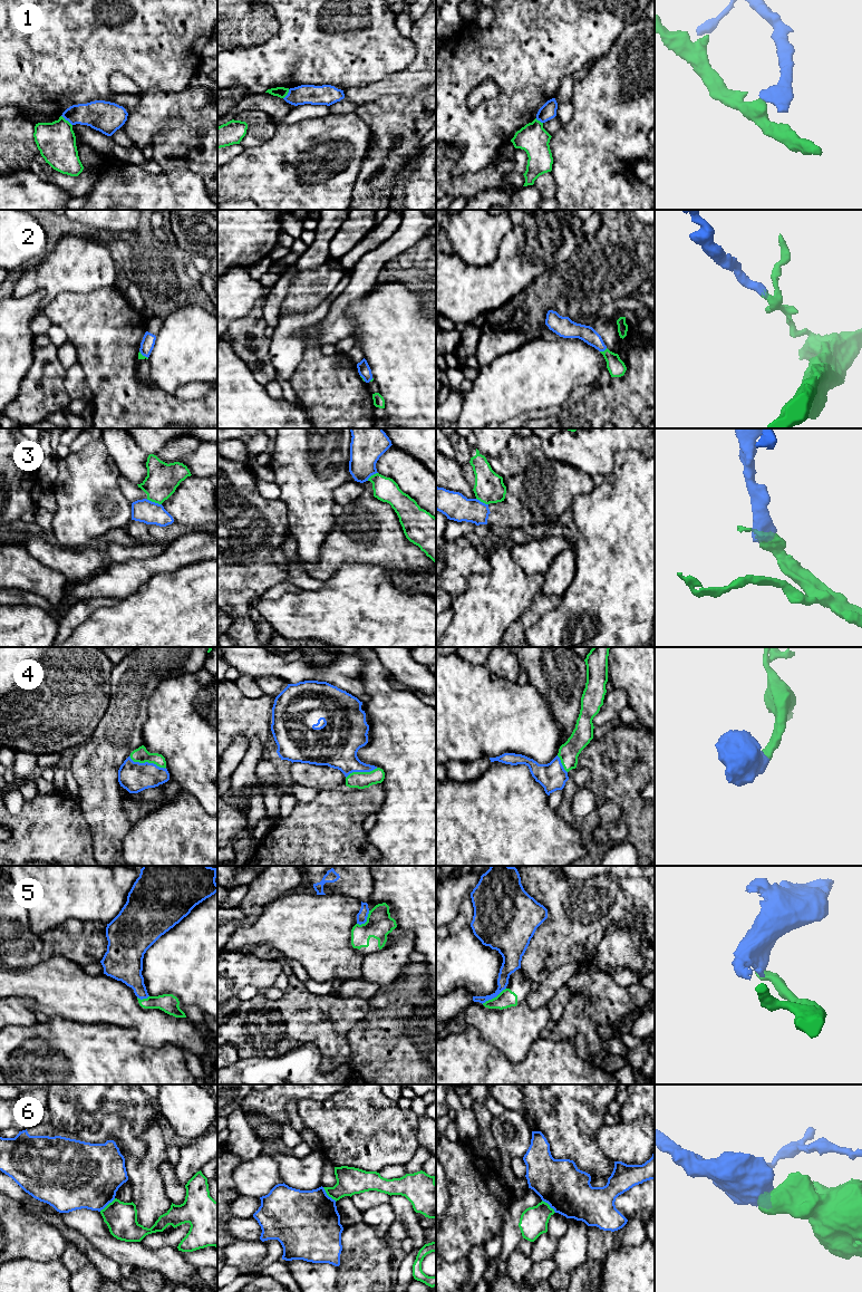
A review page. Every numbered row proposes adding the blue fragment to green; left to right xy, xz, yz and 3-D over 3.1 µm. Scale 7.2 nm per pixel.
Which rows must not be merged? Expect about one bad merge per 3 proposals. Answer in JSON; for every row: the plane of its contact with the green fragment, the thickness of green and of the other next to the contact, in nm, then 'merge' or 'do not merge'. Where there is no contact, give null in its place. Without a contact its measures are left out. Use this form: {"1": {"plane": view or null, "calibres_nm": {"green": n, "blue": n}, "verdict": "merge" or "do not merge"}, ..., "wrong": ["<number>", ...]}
{"1": {"plane": "xy", "calibres_nm": {"green": 280, "blue": 220}, "verdict": "do not merge"}, "2": {"plane": "yz", "calibres_nm": {"green": 130, "blue": 120}, "verdict": "merge"}, "3": {"plane": "xy", "calibres_nm": {"green": 240, "blue": 160}, "verdict": "do not merge"}, "4": {"plane": "xy", "calibres_nm": {"green": 110, "blue": 220}, "verdict": "merge"}, "5": {"plane": "yz", "calibres_nm": {"green": 130, "blue": 110}, "verdict": "do not merge"}, "6": {"plane": "xz", "calibres_nm": {"green": 200, "blue": 460}, "verdict": "do not merge"}, "wrong": ["1", "3", "5", "6"]}

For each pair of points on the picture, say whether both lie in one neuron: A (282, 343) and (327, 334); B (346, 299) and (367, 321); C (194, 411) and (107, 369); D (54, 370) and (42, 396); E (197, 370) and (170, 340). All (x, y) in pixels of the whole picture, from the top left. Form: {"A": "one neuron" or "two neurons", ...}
{"A": "two neurons", "B": "two neurons", "C": "one neuron", "D": "one neuron", "E": "one neuron"}

